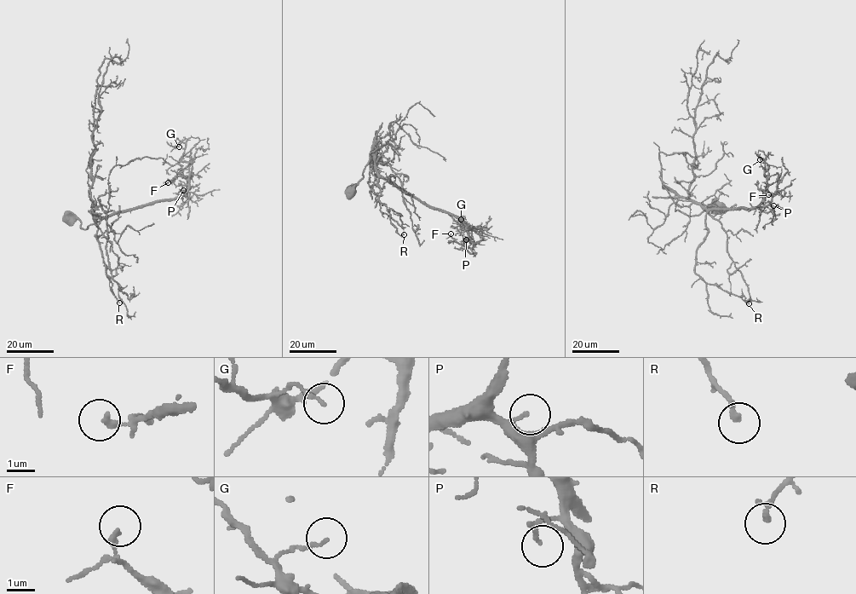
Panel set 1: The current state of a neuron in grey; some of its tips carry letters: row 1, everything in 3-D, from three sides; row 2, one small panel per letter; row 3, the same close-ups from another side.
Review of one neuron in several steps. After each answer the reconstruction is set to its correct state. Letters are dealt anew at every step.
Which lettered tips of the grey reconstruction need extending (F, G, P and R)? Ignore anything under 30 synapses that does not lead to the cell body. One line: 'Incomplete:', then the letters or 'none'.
Incomplete: none

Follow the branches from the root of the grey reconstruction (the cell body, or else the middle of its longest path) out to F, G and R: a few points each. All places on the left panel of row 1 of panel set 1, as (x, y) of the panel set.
F: (68, 218), (85, 229), (100, 222), (94, 212), (108, 216), (175, 199), (186, 179), (175, 175), (168, 182)
G: (68, 218), (85, 229), (100, 222), (94, 212), (178, 198), (192, 167), (179, 147)
R: (68, 218), (78, 219), (85, 229), (98, 224), (100, 217), (94, 212), (103, 262), (119, 302)

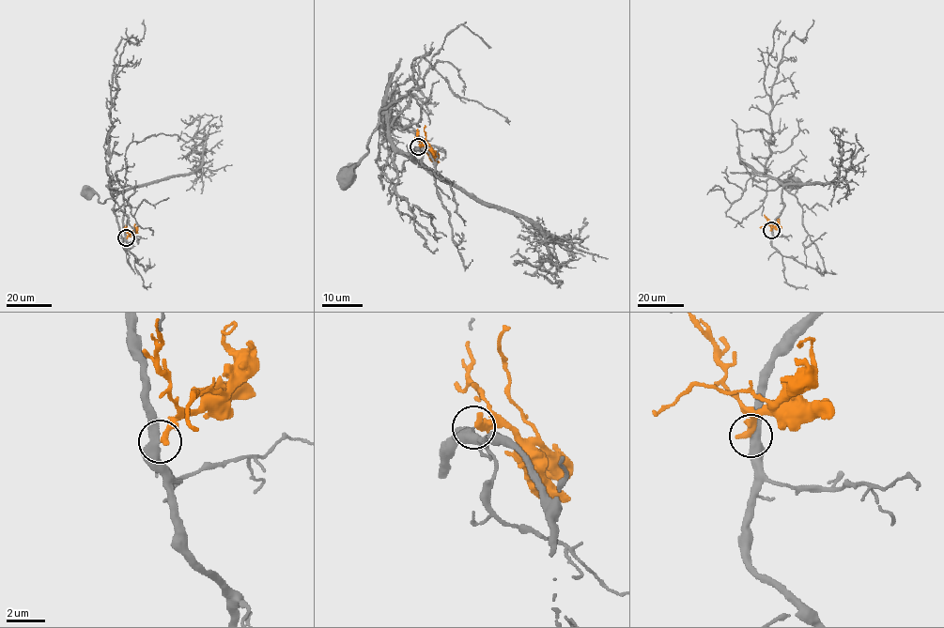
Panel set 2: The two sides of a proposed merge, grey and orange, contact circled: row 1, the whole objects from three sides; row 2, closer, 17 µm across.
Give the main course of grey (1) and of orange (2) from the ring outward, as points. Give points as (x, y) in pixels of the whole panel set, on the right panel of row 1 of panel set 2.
1: (771, 230), (783, 206), (782, 186), (767, 176), (752, 178), (752, 186), (766, 191), (796, 181)
2: (771, 230), (773, 227), (768, 224), (760, 227)

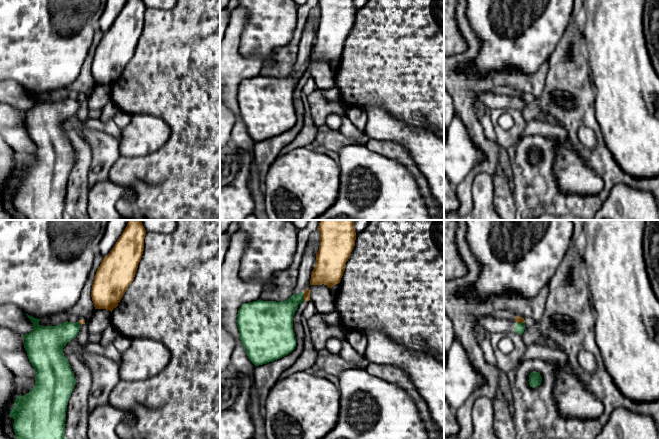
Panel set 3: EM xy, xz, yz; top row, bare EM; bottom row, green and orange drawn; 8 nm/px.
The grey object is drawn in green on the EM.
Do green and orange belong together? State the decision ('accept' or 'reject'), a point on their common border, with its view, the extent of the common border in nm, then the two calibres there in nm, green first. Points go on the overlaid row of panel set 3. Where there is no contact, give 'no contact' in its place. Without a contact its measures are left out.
reject | xz (303, 296) | 70 nm | 220/50 nm

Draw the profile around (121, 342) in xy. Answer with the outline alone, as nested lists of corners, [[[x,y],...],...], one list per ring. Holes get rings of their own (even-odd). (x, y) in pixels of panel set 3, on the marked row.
[[[118,333],[116,338],[114,339],[113,345],[119,352],[123,353],[129,348],[131,340],[131,338]]]

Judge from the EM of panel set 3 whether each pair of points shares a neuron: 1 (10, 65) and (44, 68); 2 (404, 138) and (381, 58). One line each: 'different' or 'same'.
1: same
2: different

